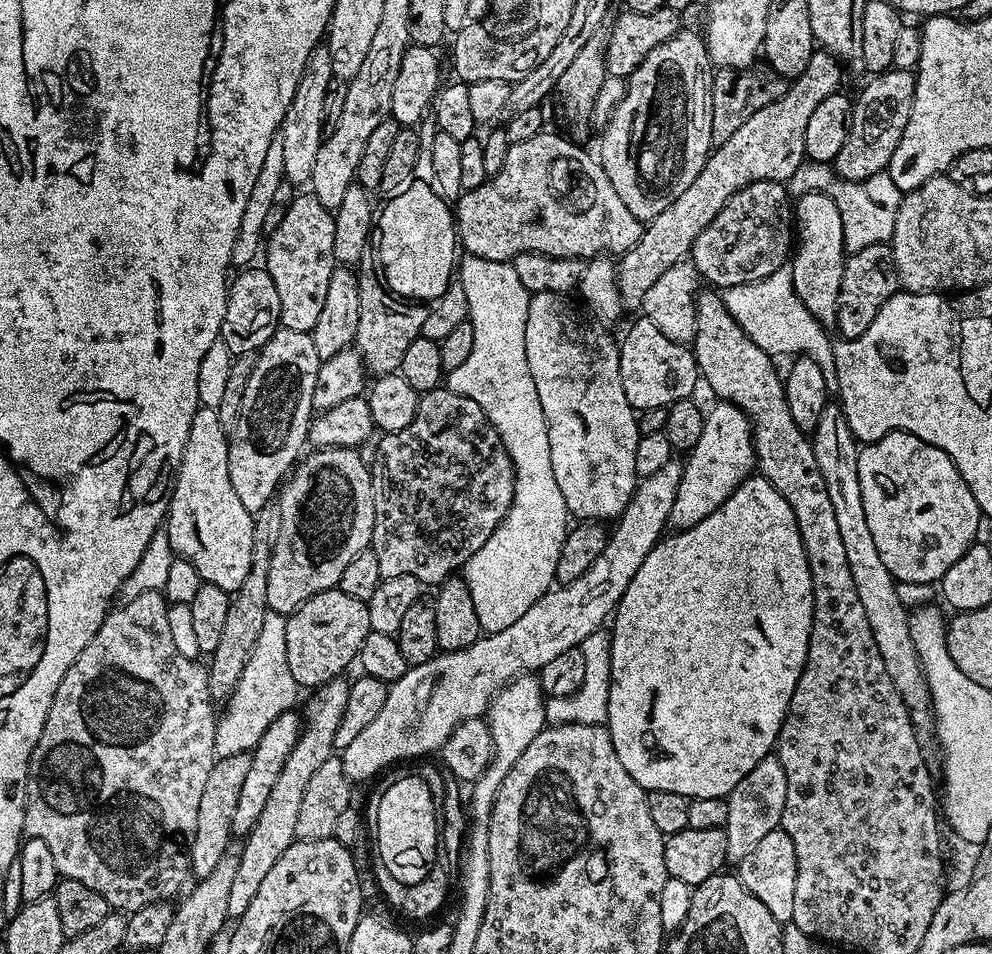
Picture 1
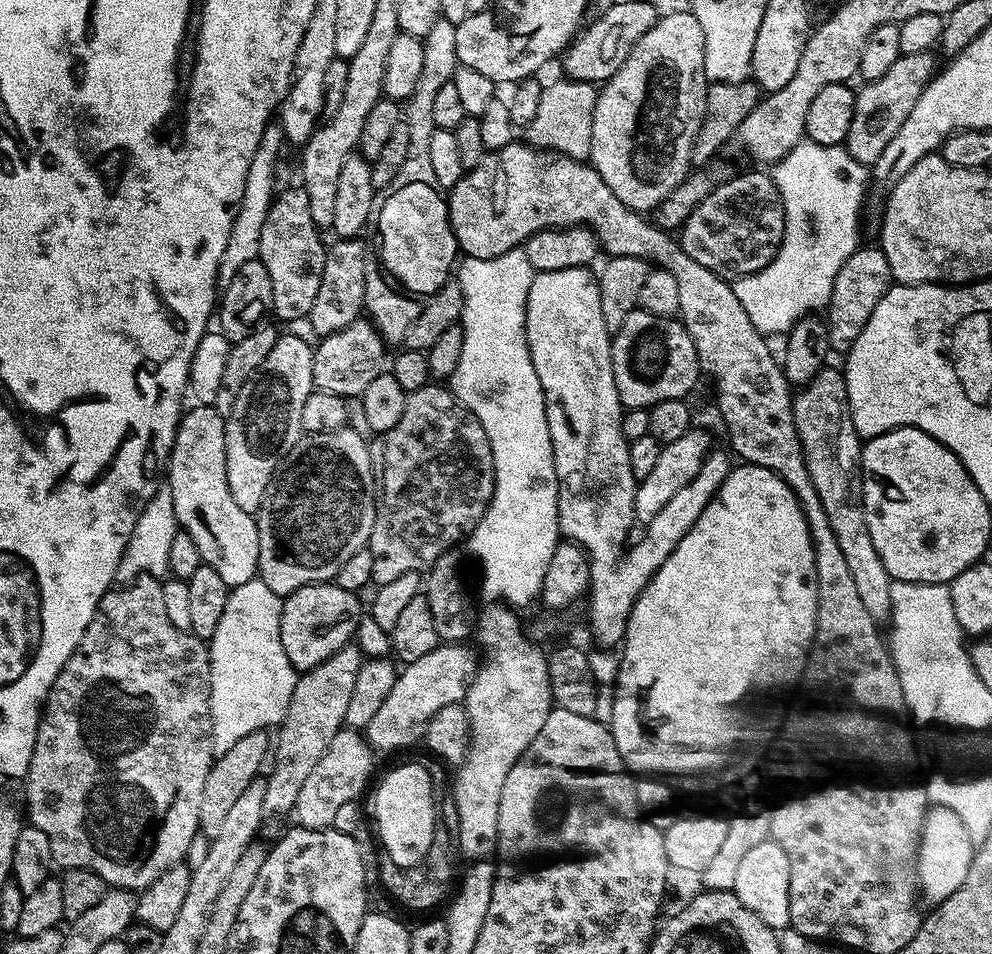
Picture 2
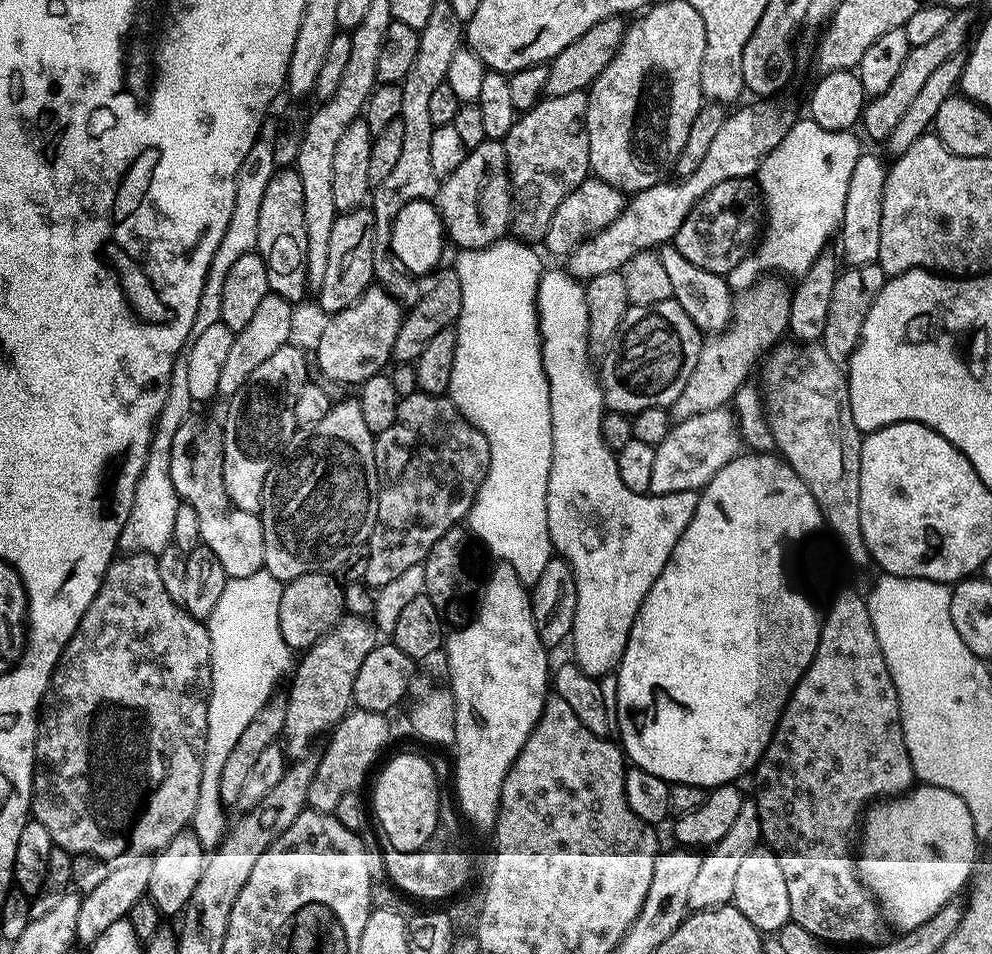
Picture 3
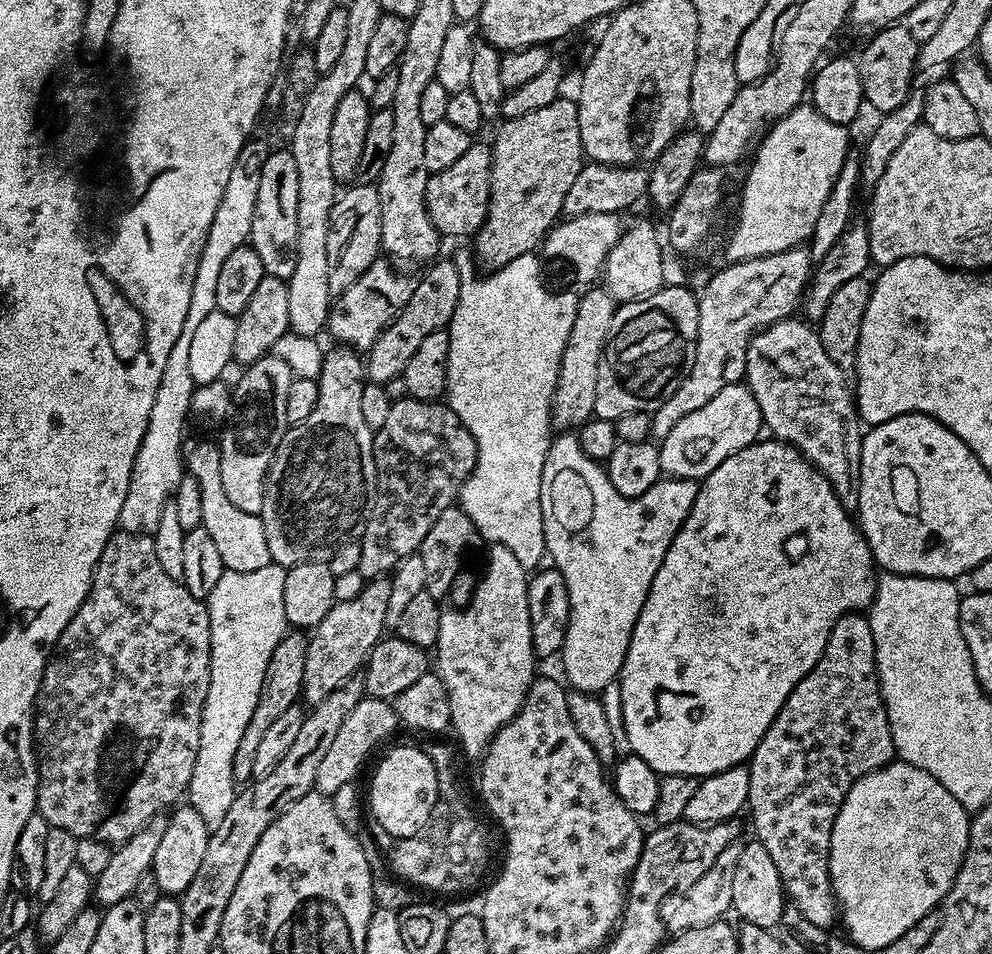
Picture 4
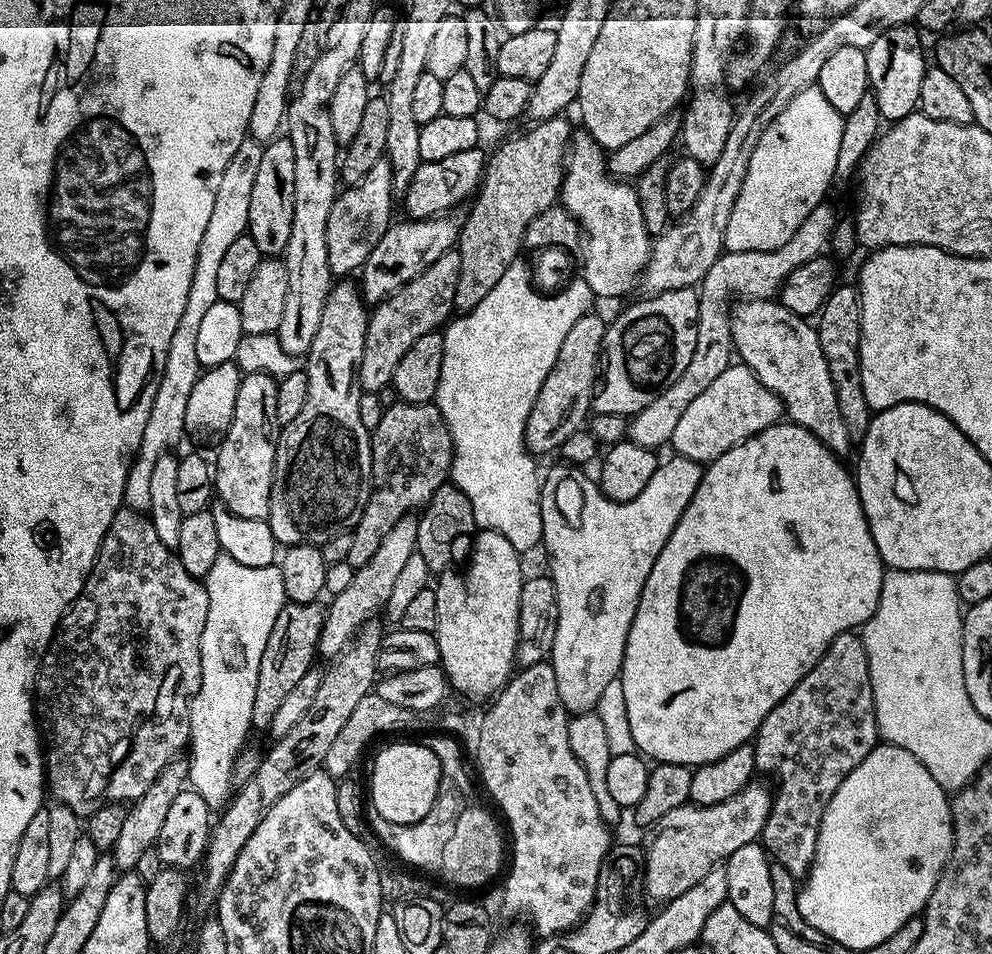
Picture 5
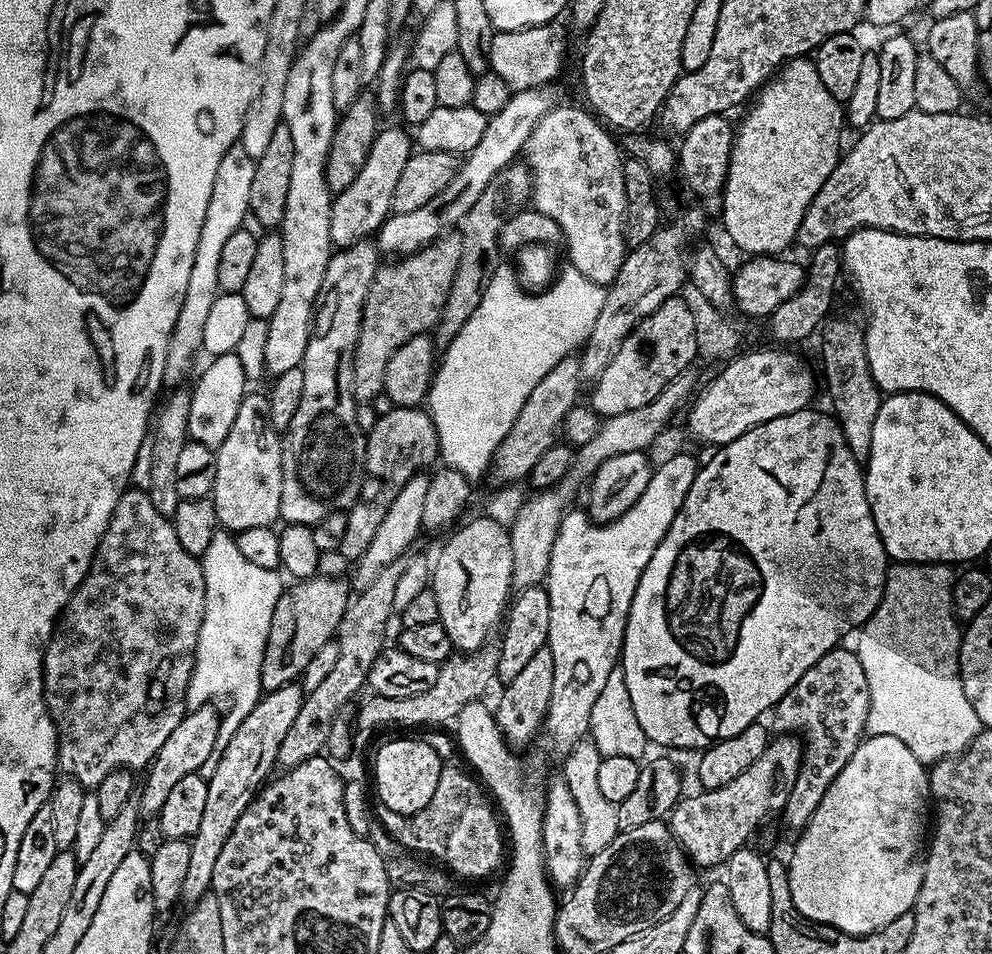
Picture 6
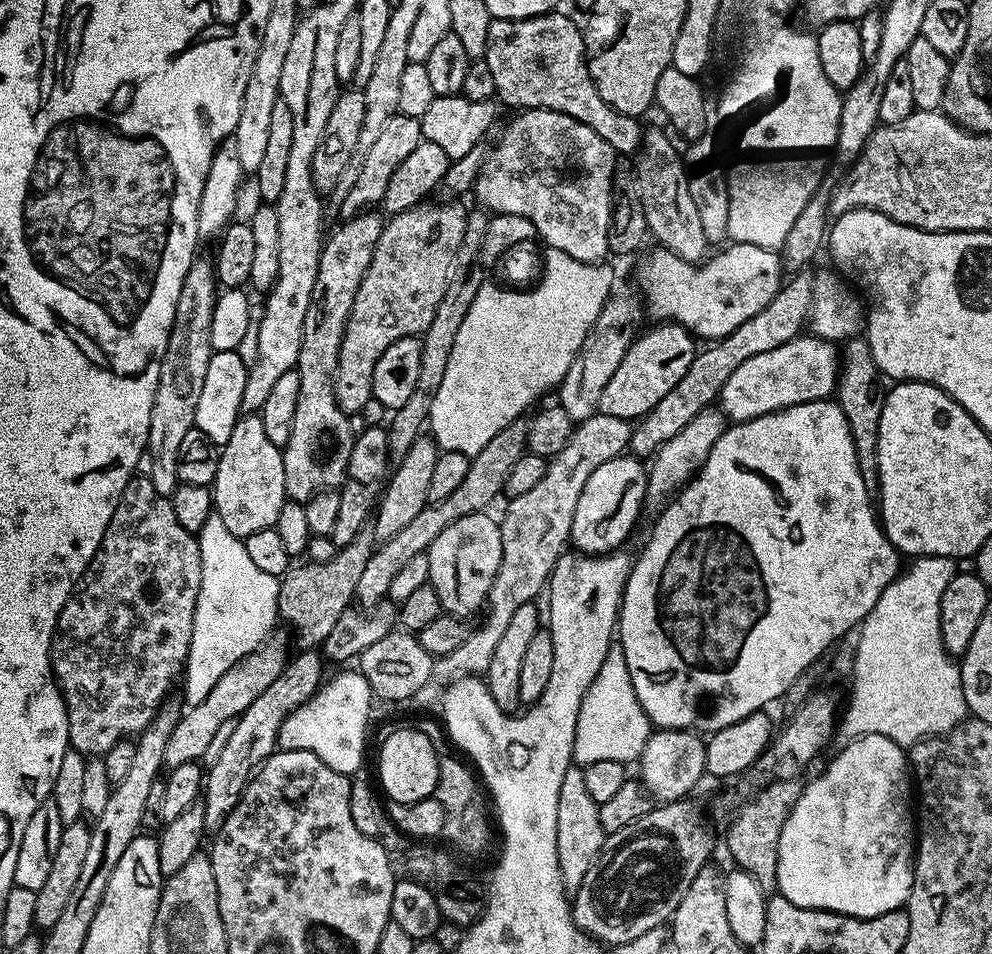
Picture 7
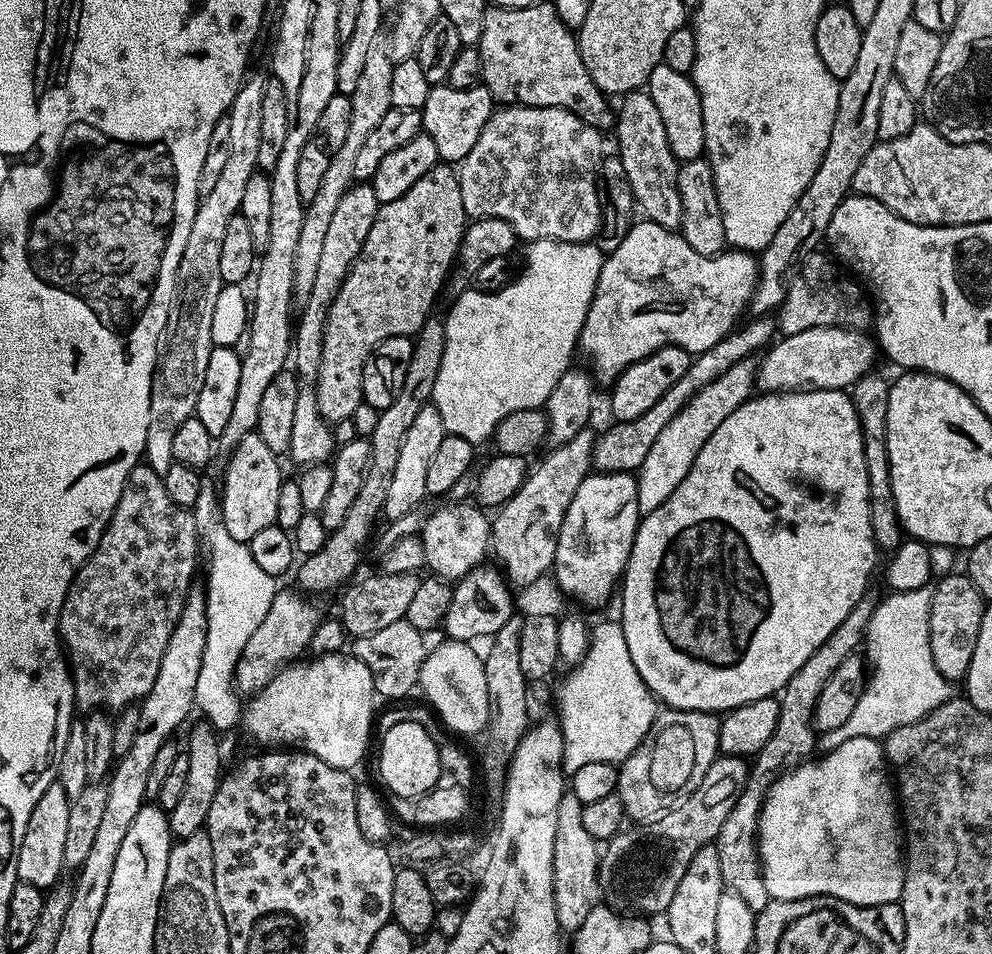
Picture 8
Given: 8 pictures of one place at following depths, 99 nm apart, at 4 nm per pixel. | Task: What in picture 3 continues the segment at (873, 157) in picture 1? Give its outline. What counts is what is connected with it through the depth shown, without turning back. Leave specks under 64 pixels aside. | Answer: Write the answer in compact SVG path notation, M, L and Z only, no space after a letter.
M968 10L953 11L950 23L940 31L931 42L926 42L926 46L911 46L906 54L906 62L902 62L902 67L898 70L898 78L894 78L894 82L890 82L890 86L886 90L882 90L882 94L871 97L865 103L864 114L862 117L862 129L872 140L887 141L890 130L894 130L894 125L902 118L902 114L906 114L907 107L910 102L914 102L914 97L922 90L922 85L930 78L930 74L938 66L942 66L942 62L946 62L946 58L950 58L955 52L963 51L963 44L969 43L968 31L972 28L972 15Z

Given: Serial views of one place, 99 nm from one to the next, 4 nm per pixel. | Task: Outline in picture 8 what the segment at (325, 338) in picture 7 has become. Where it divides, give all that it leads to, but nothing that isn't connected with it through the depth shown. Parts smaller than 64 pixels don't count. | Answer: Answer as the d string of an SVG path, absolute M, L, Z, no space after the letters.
M356 182L342 194L334 218L326 233L324 249L318 261L318 275L314 278L314 290L310 298L302 306L301 314L294 324L294 371L298 377L298 403L294 409L294 431L290 433L290 446L287 455L299 466L323 464L331 461L338 440L332 437L333 425L324 419L318 410L316 397L316 375L322 362L322 342L324 327L328 321L328 308L334 302L342 282L347 278L352 263L360 256L362 246L366 242L366 234L370 234L370 226L374 226L374 218L378 218L380 203L374 194L371 183Z

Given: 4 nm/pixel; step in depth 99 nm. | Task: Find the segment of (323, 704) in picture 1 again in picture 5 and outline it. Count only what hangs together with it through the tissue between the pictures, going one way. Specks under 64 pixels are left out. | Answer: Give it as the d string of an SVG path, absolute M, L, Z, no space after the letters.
M406 515L397 522L394 530L390 530L390 534L386 534L386 538L382 538L382 543L378 545L378 551L374 554L374 558L370 558L370 562L366 562L366 566L355 569L350 586L328 600L330 602L326 604L322 634L316 647L317 653L321 657L341 656L348 645L352 643L357 630L367 620L379 617L383 613L386 602L390 602L390 594L396 579L406 561L416 553L417 542L418 519L415 515Z

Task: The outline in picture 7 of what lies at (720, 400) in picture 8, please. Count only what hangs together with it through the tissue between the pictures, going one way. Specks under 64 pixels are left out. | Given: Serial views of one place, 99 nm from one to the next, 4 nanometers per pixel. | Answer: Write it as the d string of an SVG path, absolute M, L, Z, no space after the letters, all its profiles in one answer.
M717 407L707 408L698 414L681 433L670 438L669 442L659 448L648 468L647 493L644 496L643 507L645 513L659 513L664 504L700 470L727 424L724 413Z

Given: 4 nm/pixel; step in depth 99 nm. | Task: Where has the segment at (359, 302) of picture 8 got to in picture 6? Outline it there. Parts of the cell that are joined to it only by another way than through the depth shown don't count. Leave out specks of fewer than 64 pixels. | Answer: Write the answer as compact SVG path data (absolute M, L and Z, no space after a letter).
M453 230L422 250L393 259L377 268L364 303L362 326L358 334L356 353L352 359L352 397L357 402L370 402L376 394L384 391L386 366L398 346L410 342L410 338L423 336L435 329L440 321L442 306L446 306L446 294L450 294L450 282L454 282L454 270L458 270L458 258L462 258L462 238L459 231Z

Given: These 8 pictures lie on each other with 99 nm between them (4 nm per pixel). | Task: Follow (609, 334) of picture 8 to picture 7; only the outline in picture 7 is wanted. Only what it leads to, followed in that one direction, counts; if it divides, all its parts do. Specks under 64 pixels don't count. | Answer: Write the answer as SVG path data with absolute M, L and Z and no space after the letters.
M735 242L729 245L725 252L718 253L716 257L713 255L697 265L678 258L678 254L670 250L659 246L653 247L653 252L636 268L636 280L640 283L644 304L648 307L649 314L653 316L653 321L681 324L686 331L692 333L693 337L701 341L704 339L708 340L704 342L719 342L734 330L738 330L742 322L754 318L758 310L766 310L766 306L770 306L770 302L779 294L786 280L781 253L762 246Z

